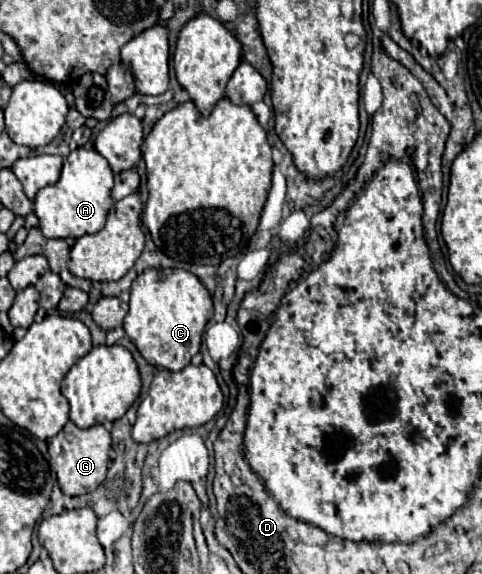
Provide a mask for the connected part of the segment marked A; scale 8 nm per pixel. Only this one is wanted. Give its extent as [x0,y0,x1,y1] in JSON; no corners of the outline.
[34,148,114,238]

